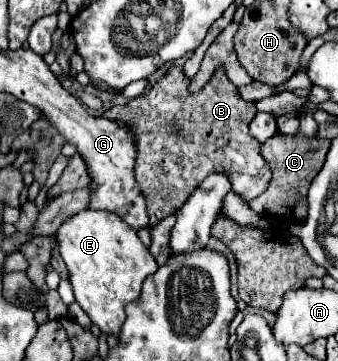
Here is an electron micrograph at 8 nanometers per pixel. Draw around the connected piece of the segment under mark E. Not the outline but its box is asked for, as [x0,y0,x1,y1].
[57,209,157,337]

